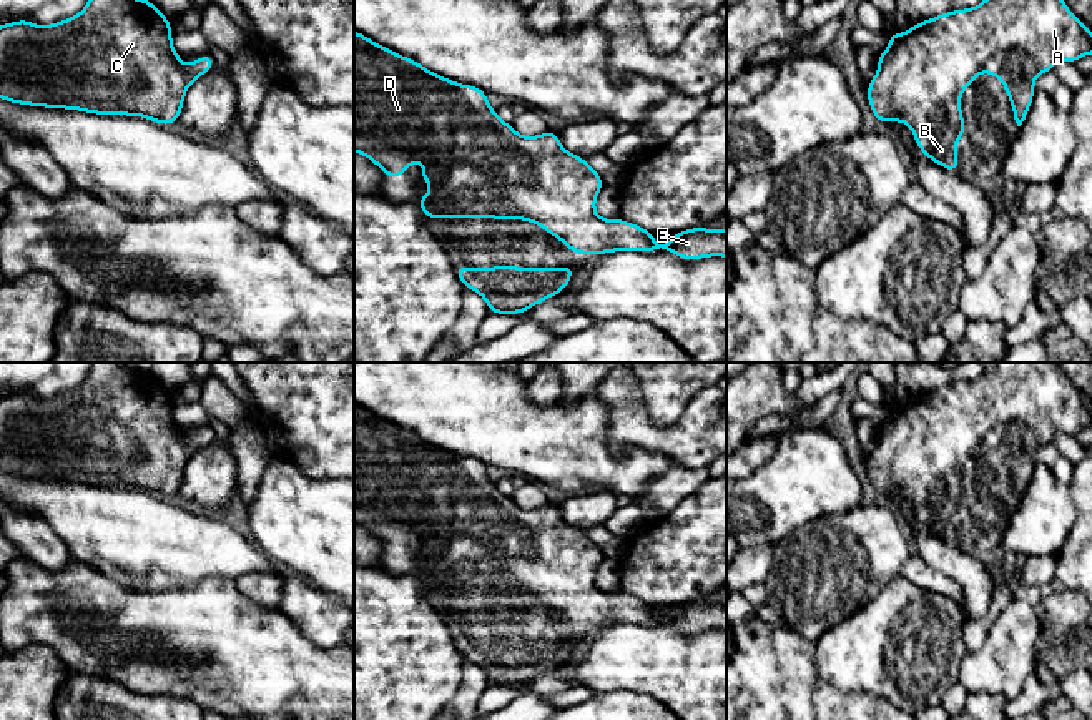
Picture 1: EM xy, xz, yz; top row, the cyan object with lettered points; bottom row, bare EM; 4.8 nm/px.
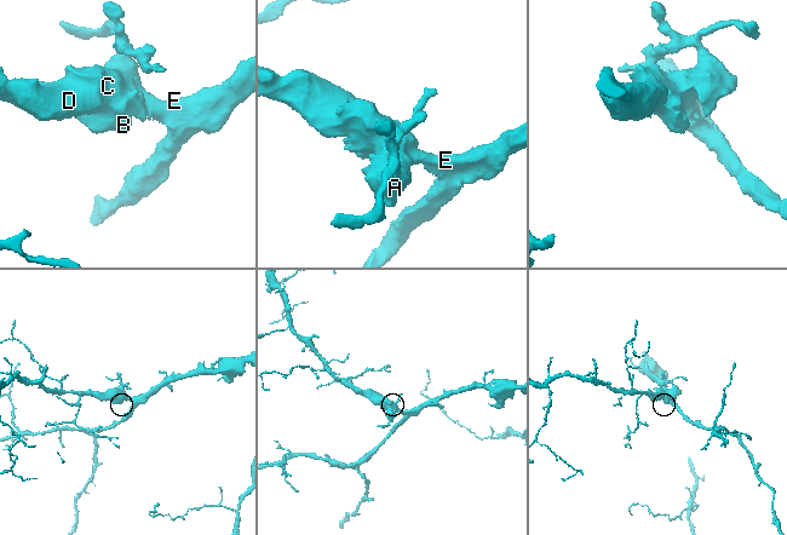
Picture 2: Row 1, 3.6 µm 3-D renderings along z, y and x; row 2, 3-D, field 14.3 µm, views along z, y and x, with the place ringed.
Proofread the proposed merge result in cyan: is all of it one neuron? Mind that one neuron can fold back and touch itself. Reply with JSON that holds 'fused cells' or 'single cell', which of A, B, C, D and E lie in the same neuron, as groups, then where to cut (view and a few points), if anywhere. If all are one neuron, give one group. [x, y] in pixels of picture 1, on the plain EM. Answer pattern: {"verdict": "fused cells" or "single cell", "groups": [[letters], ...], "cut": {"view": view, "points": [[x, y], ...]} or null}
{"verdict": "single cell", "groups": [["A", "B", "C", "D", "E"]], "cut": null}

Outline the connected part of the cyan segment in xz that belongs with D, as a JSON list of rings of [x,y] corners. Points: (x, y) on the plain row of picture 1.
[[[354,402],[354,524],[376,535],[384,547],[401,550],[411,535],[424,535],[419,545],[432,559],[417,579],[432,590],[494,590],[532,594],[563,619],[580,627],[607,627],[613,624],[671,624],[685,634],[710,629],[726,630],[726,602],[691,600],[678,604],[668,615],[653,614],[653,605],[623,592],[603,592],[595,585],[595,572],[603,559],[600,547],[587,532],[568,525],[557,505],[537,509],[519,507],[510,496],[497,489],[487,466],[472,457],[444,451],[412,431],[374,416]]]

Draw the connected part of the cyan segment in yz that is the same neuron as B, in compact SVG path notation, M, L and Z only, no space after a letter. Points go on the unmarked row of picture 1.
M997 362L974 381L946 384L888 409L891 417L879 424L878 446L868 456L874 491L906 496L917 520L949 544L959 544L956 517L966 507L959 469L979 446L996 447L1004 456L1021 499L1032 476L1035 449L1050 444L1059 432L1075 436L1082 427L1092 427L1092 406L1055 362Z

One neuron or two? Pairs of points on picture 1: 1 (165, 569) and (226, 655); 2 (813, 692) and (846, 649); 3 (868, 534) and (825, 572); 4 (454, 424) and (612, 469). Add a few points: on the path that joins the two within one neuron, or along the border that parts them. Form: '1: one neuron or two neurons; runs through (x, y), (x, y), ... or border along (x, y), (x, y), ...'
1: two neurons; border along (216, 577), (201, 577), (190, 586), (142, 592)
2: two neurons; border along (815, 644), (818, 674), (830, 684), (858, 692)
3: one neuron; runs through (858, 544), (835, 566)
4: one neuron; runs through (494, 424), (524, 439), (567, 446), (572, 451)

